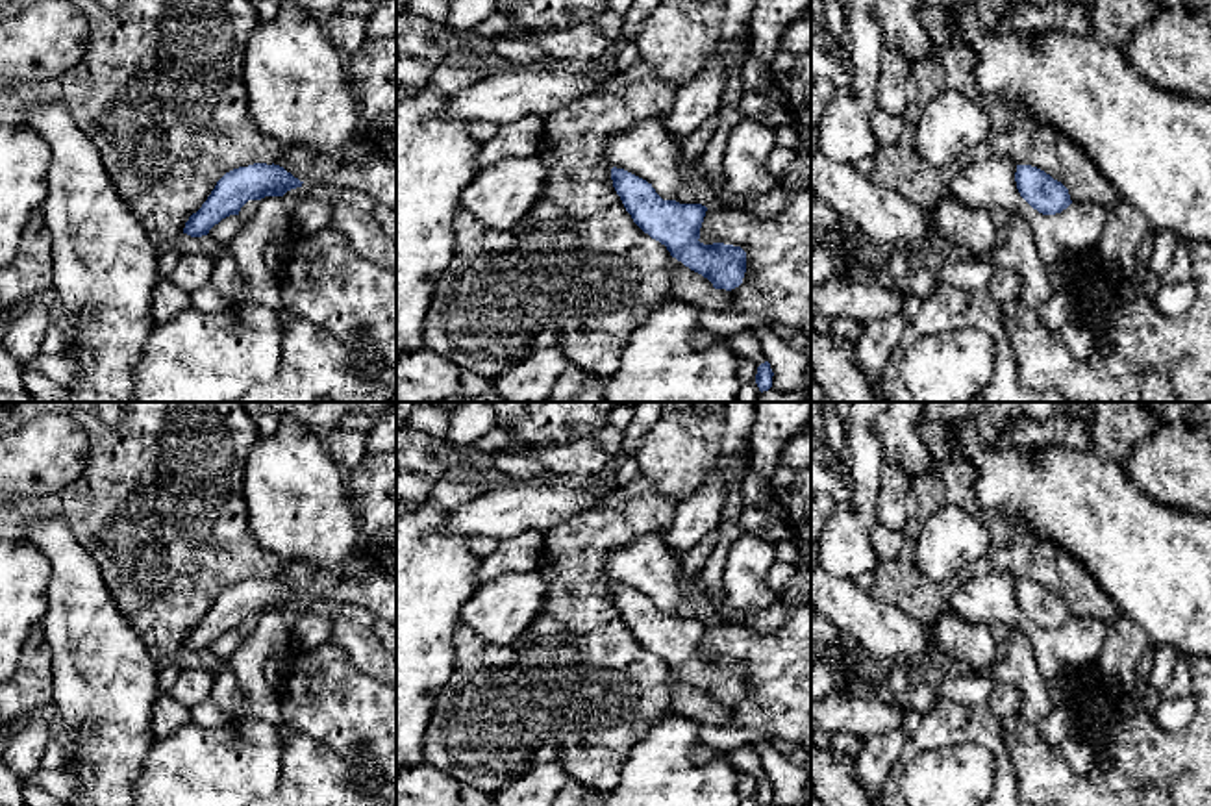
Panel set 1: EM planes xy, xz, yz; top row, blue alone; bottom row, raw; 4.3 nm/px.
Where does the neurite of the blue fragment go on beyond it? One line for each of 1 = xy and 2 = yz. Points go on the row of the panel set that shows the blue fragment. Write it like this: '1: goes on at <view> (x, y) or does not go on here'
1: does not go on here
2: does not go on here

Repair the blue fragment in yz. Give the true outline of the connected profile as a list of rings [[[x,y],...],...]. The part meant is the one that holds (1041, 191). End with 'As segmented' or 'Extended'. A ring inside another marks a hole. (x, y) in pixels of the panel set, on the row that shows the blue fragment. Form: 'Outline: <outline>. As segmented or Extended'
Outline: [[[1017,165],[1015,182],[1020,196],[1042,215],[1061,213],[1072,204],[1068,189],[1037,167]]]. As segmented

